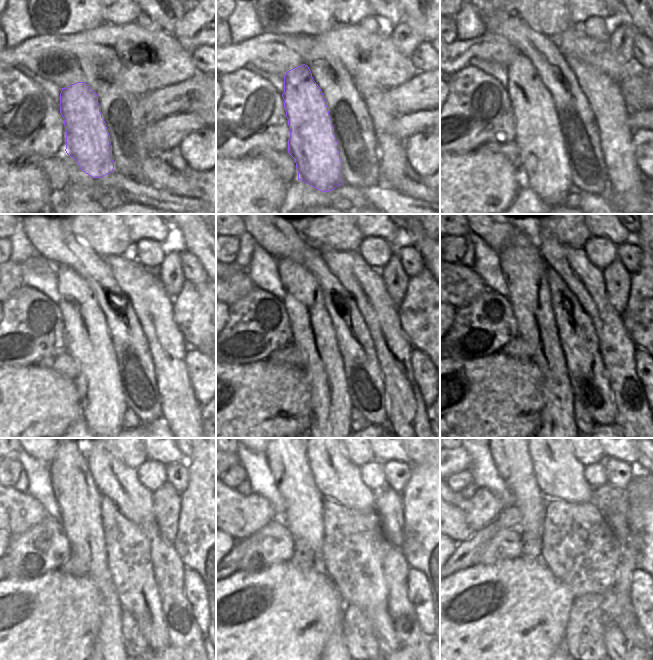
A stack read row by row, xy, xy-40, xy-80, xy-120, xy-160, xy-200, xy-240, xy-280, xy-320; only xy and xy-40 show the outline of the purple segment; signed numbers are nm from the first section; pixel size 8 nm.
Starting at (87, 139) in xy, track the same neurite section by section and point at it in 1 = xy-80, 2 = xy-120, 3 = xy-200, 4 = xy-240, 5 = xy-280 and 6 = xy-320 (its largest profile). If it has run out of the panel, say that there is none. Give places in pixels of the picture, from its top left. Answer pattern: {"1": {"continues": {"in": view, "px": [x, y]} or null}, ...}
{"1": {"continues": {"in": "xy-80", "px": [544, 165]}}, "2": {"continues": {"in": "xy-120", "px": [88, 342]}}, "3": {"continues": {"in": "xy-200", "px": [524, 270]}}, "4": {"continues": {"in": "xy-240", "px": [78, 497]}}, "5": {"continues": {"in": "xy-280", "px": [303, 503]}}, "6": {"continues": {"in": "xy-320", "px": [512, 460]}}}

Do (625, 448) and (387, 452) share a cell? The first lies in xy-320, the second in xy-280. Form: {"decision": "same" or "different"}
{"decision": "same"}

